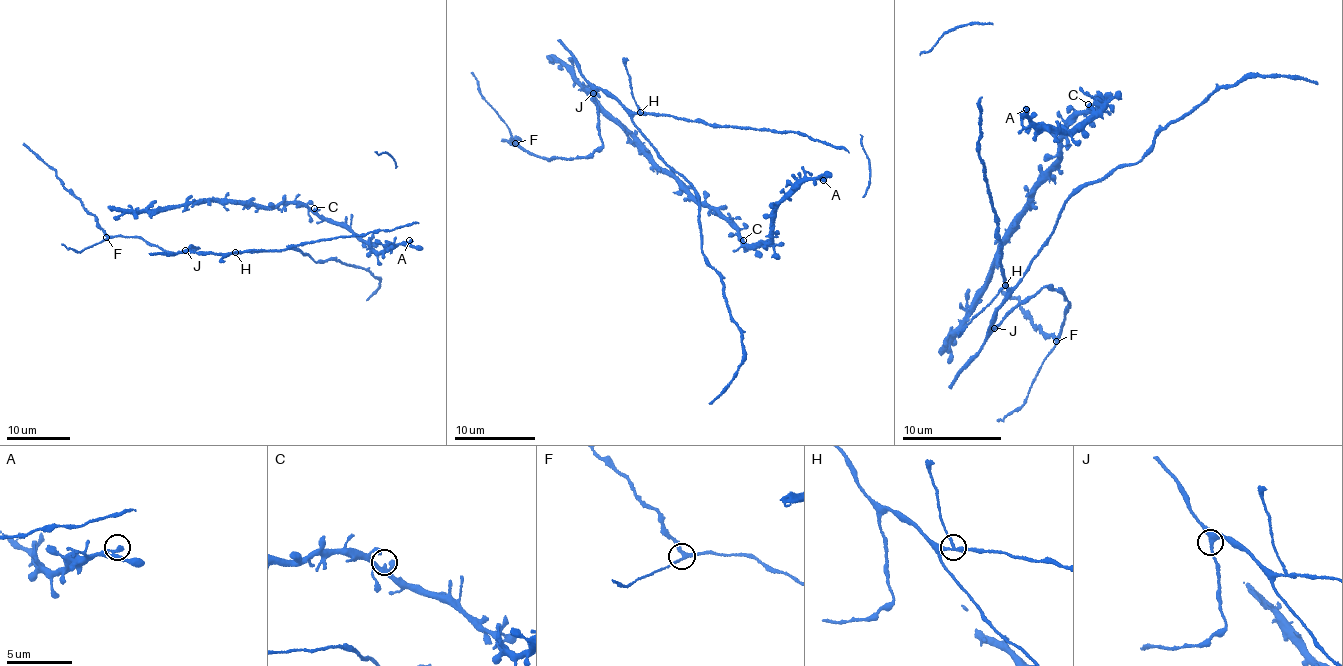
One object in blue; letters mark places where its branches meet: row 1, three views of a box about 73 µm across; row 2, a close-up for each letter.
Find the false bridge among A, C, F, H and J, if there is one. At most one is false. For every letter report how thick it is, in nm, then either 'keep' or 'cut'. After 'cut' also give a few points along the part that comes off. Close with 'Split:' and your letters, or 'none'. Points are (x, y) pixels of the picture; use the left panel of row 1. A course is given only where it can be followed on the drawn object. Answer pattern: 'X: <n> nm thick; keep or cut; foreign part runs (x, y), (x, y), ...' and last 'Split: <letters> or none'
A: 240 nm thick; keep
C: 280 nm thick; keep
F: 220 nm thick; keep
H: 200 nm thick; cut; foreign part runs (235, 252), (224, 256), (221, 261)
J: 320 nm thick; keep
Split: H

